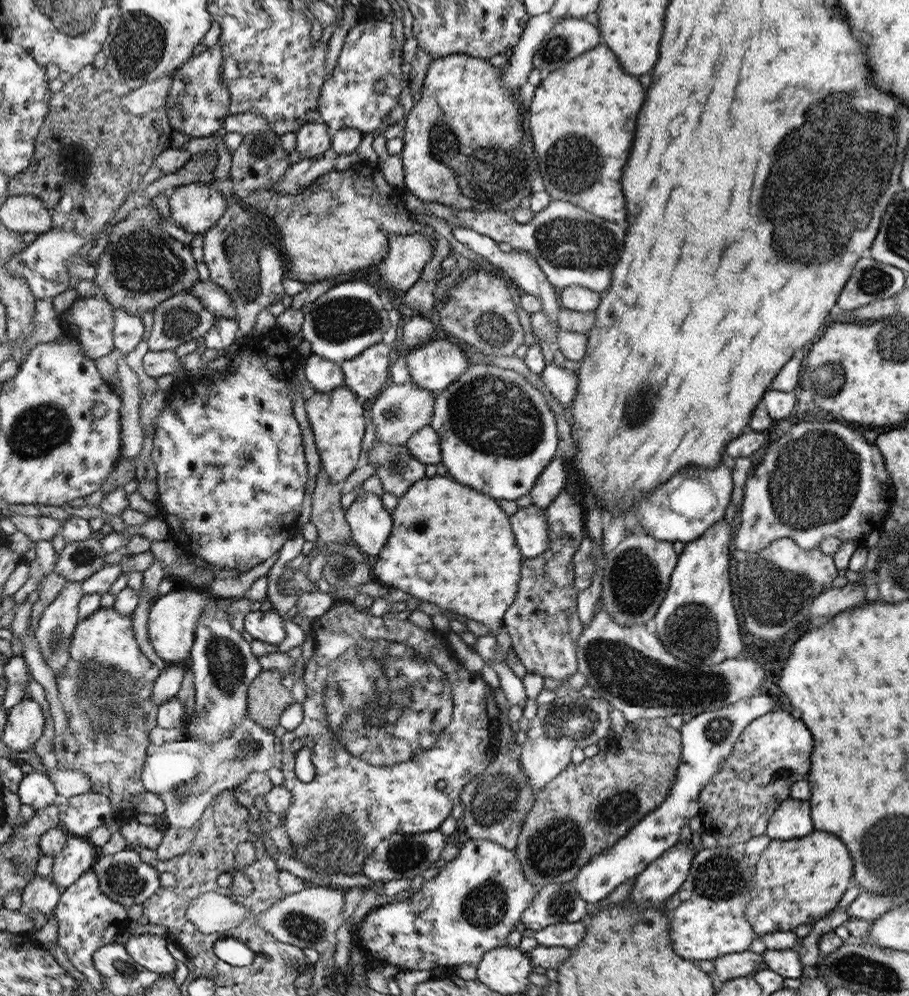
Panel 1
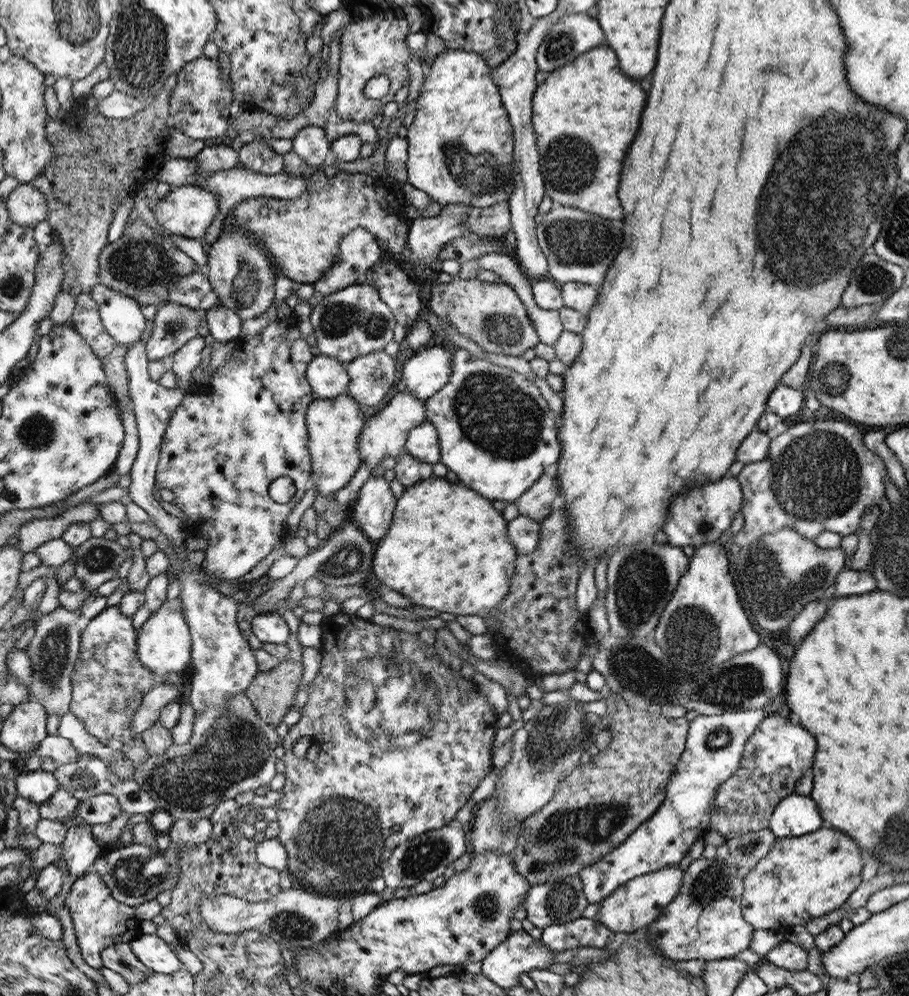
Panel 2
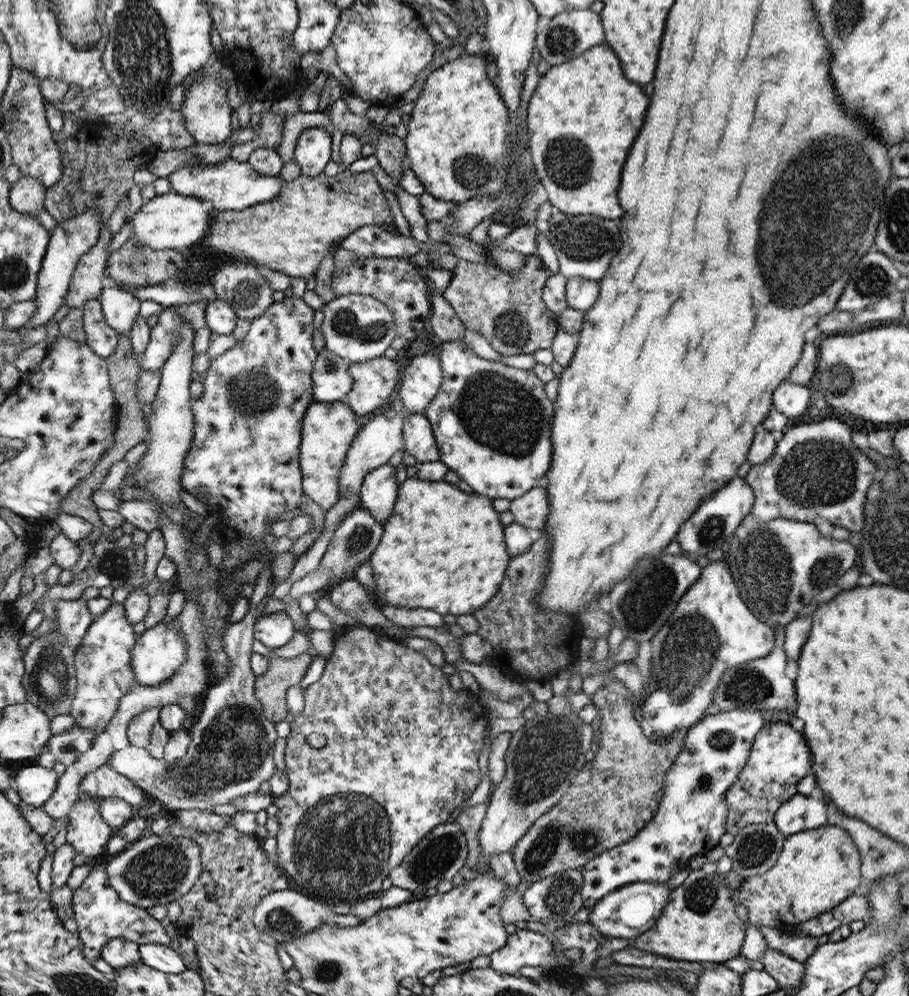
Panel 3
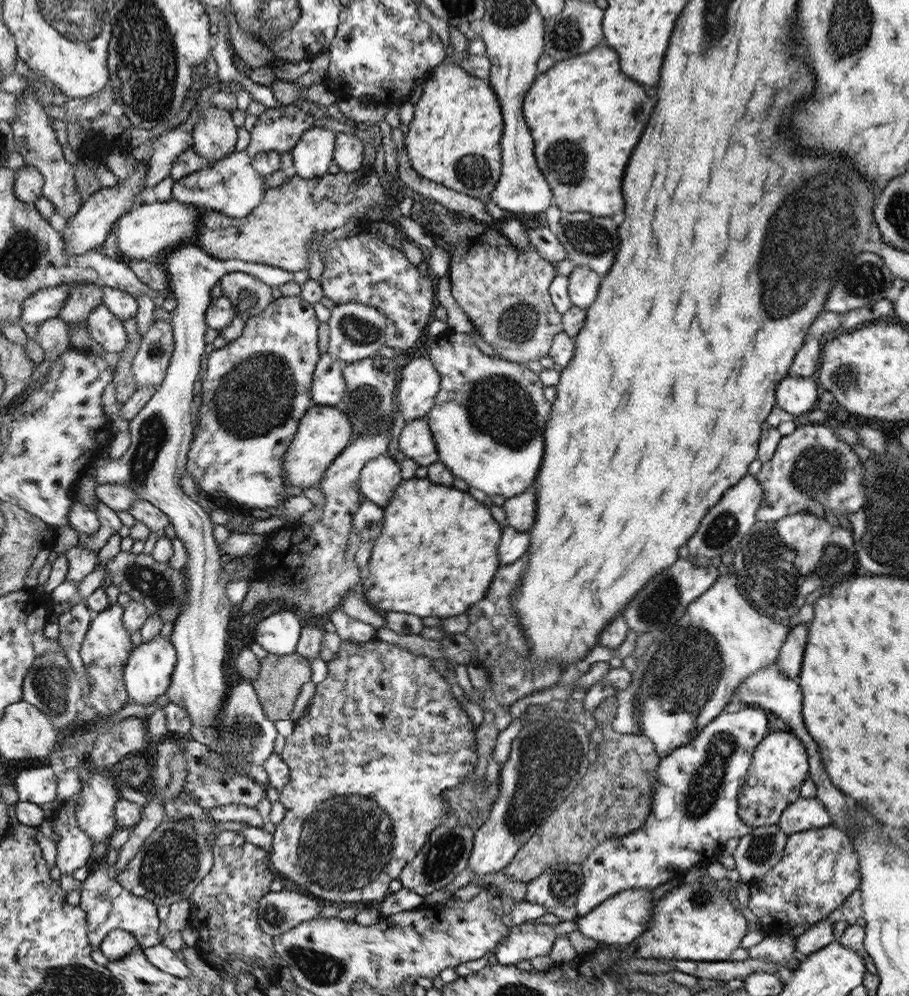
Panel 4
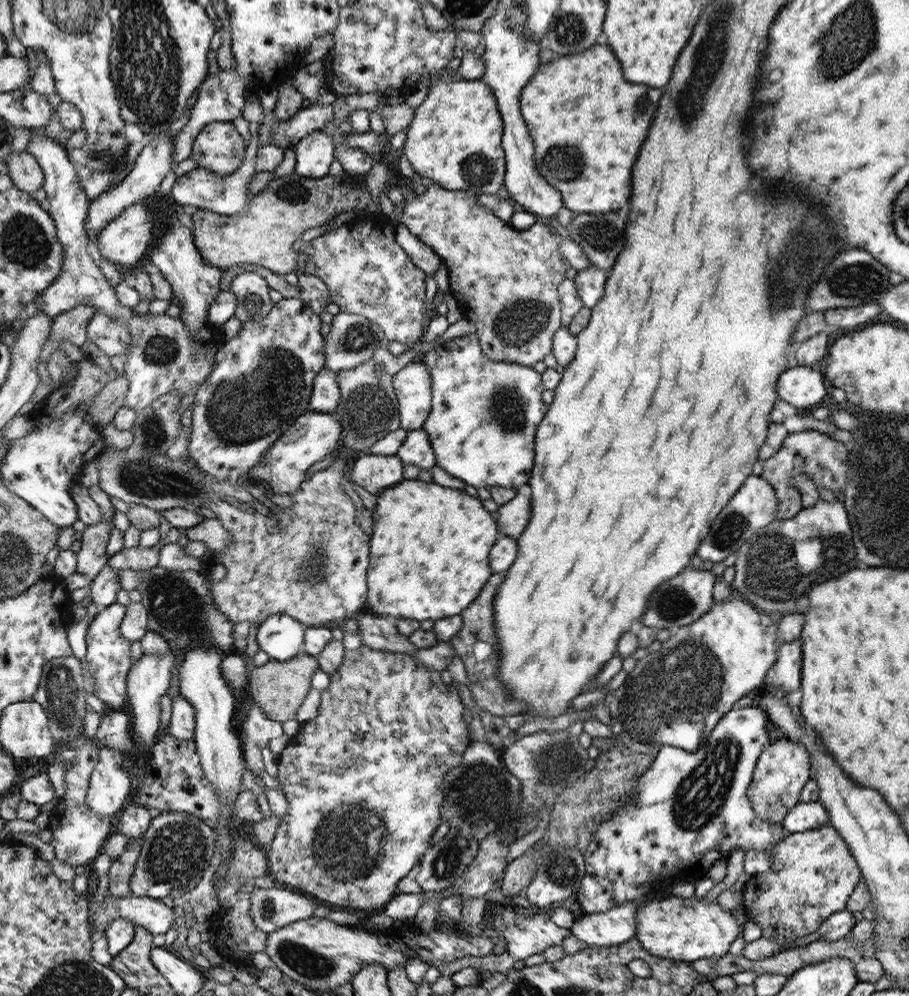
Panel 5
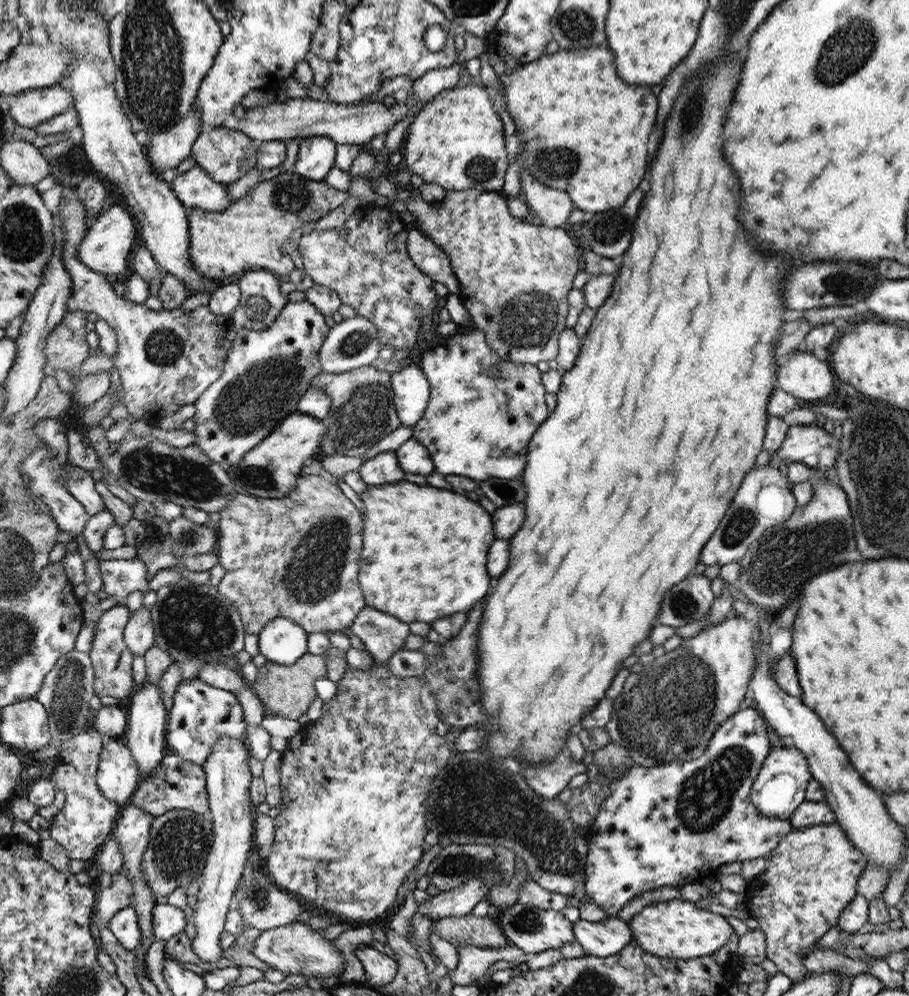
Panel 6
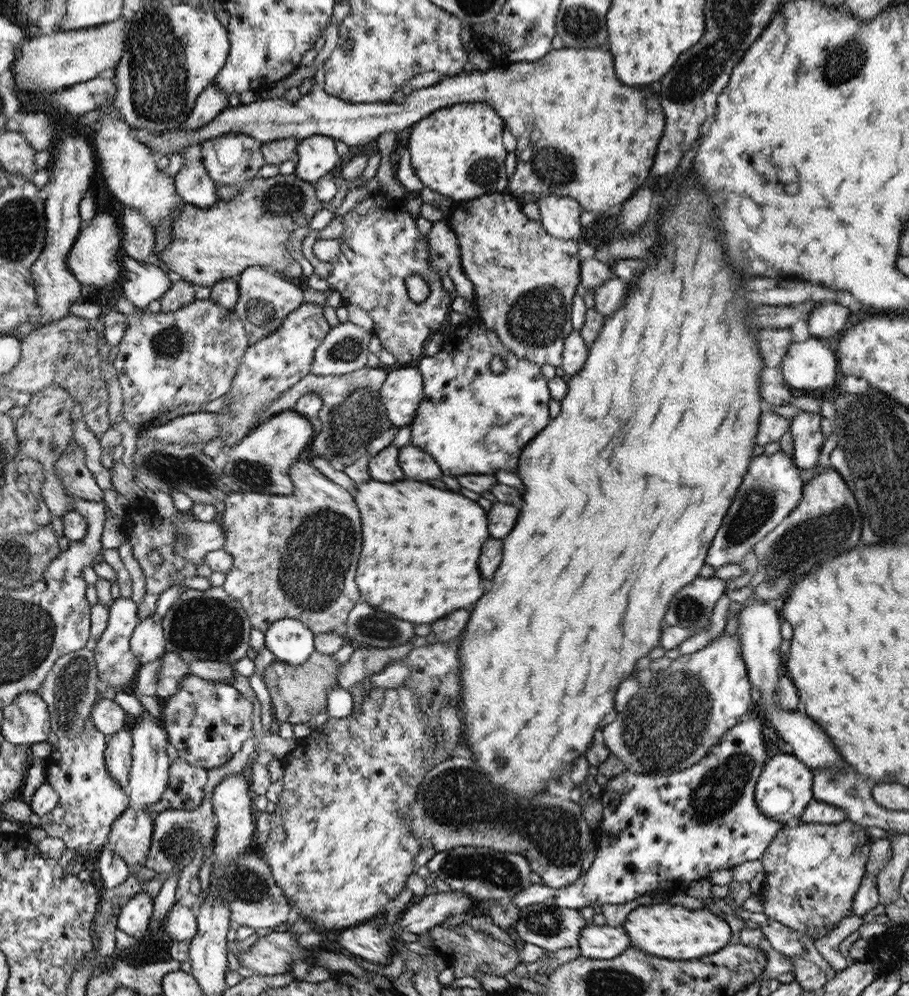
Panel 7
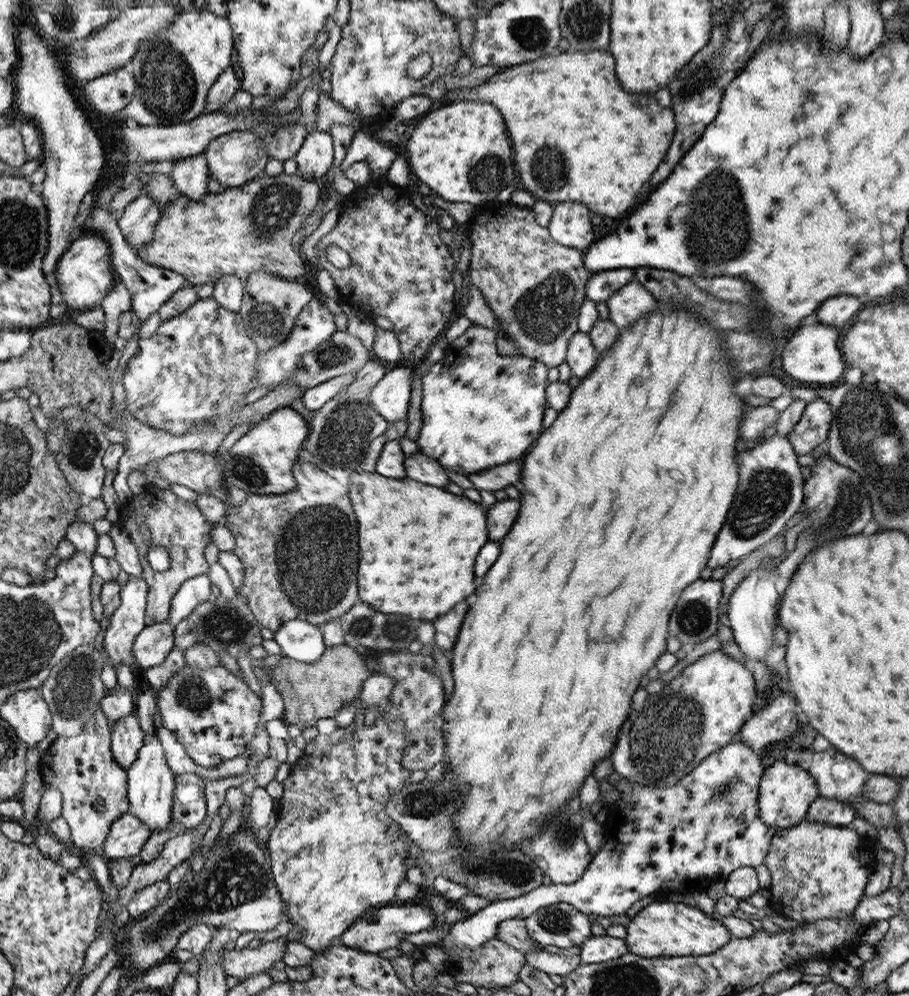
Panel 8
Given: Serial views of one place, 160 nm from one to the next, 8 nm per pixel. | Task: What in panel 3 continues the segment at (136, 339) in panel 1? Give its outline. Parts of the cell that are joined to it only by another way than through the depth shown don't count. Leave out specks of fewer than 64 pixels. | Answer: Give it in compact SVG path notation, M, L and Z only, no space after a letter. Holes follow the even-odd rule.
M103 288L97 299L105 312L106 322L109 322L120 336L132 330L140 310L138 297L125 288Z

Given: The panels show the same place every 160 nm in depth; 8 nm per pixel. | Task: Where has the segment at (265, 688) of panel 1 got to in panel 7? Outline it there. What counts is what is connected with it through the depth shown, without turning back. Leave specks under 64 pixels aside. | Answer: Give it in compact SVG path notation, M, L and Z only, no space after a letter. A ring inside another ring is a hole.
M314 652L302 665L287 664L275 660L264 671L264 683L266 689L272 698L272 709L274 718L281 724L288 723L297 725L308 723L314 717L327 712L326 694L330 688L339 686L339 675L341 674L341 665L337 664L333 655Z

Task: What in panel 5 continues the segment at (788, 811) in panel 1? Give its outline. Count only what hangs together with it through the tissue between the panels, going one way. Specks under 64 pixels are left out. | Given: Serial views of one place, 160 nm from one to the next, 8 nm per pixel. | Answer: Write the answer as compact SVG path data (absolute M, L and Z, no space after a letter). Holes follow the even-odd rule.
M820 801L800 802L780 822L787 834L813 831L830 824L829 811Z

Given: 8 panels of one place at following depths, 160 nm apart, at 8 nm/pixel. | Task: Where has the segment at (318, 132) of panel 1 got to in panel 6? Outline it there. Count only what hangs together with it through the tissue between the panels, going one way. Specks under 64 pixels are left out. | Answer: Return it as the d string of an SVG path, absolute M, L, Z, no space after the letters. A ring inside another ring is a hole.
M306 137L299 145L294 172L309 180L324 181L334 166L334 156L337 148L330 137Z

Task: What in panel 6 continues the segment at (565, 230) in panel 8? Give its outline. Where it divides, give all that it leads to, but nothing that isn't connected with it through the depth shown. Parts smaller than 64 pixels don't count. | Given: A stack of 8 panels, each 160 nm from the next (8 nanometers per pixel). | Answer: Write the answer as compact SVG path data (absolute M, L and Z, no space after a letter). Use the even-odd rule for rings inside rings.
M526 173L522 178L522 194L530 212L539 224L567 228L568 216L576 208L566 192L544 186L536 177Z

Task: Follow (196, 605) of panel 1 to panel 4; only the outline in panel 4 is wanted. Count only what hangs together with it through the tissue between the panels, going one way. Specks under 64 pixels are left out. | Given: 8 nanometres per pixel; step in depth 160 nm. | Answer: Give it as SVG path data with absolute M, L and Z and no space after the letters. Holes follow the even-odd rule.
M170 622L163 625L158 636L148 642L141 642L138 648L134 648L129 657L125 666L124 680L126 688L129 689L131 702L146 706L152 704L164 692L169 691L170 678L173 678L174 666L177 666L177 650L172 648L173 641L169 639L169 636L173 633L173 626L174 624Z

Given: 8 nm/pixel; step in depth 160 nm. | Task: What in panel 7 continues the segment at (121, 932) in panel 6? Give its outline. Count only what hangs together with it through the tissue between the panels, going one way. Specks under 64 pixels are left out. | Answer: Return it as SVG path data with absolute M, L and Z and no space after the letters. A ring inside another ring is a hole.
M144 890L131 897L117 914L117 928L134 939L142 939L149 931L153 899L153 894Z

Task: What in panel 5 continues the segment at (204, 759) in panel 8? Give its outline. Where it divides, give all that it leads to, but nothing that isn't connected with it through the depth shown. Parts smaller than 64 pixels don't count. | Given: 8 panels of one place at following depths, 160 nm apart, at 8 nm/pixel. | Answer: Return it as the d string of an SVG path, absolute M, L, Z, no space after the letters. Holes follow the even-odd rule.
M178 694L172 701L171 722L166 734L175 736L183 745L193 747L197 733L197 709L189 698Z

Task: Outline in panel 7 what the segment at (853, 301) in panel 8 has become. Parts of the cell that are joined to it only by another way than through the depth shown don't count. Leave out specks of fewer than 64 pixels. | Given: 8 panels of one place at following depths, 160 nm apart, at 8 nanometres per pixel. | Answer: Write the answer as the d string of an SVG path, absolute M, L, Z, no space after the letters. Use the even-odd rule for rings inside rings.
M836 302L817 304L805 318L809 334L812 337L821 337L822 340L828 342L828 338L834 338L836 332L844 330L850 316L848 312L850 311Z

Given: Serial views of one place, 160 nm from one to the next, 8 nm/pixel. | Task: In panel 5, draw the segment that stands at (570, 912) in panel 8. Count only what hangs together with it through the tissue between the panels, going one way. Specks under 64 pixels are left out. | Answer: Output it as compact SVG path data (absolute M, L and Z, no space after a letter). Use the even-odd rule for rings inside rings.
M507 907L494 917L492 924L492 931L506 941L508 954L516 961L561 945L564 938L570 936L568 928L556 926L544 913L525 917Z

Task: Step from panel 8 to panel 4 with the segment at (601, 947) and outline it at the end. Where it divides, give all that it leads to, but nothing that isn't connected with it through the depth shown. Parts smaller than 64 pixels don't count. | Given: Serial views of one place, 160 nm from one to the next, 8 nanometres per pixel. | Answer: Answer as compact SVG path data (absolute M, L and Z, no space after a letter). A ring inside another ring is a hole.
M630 889L606 899L596 910L578 917L578 932L584 937L594 939L598 943L608 945L626 945L630 946L633 940L636 940L646 928L648 920L652 918L652 906L655 899L648 889Z

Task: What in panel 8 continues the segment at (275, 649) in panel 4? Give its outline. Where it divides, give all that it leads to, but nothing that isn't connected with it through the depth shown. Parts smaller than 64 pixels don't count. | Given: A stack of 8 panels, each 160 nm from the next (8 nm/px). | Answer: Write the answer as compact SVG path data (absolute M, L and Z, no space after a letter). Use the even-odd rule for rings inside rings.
M289 620L274 631L273 639L280 646L284 657L296 663L314 663L321 659L328 647L322 626L307 620Z

